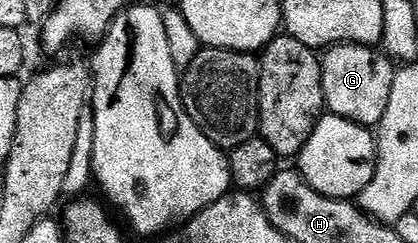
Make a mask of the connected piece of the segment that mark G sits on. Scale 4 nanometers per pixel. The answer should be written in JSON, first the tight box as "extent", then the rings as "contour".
{"extent":[320,44,397,128],"contour":[[[332,44],[327,47],[328,51],[322,54],[320,71],[324,73],[322,76],[322,84],[324,85],[324,105],[331,113],[345,118],[351,122],[356,122],[359,126],[367,126],[369,128],[379,127],[382,116],[386,116],[386,104],[390,104],[390,88],[394,85],[394,76],[397,72],[397,67],[394,65],[393,59],[388,54],[381,52],[379,49],[370,46],[358,46],[355,44]]]}

